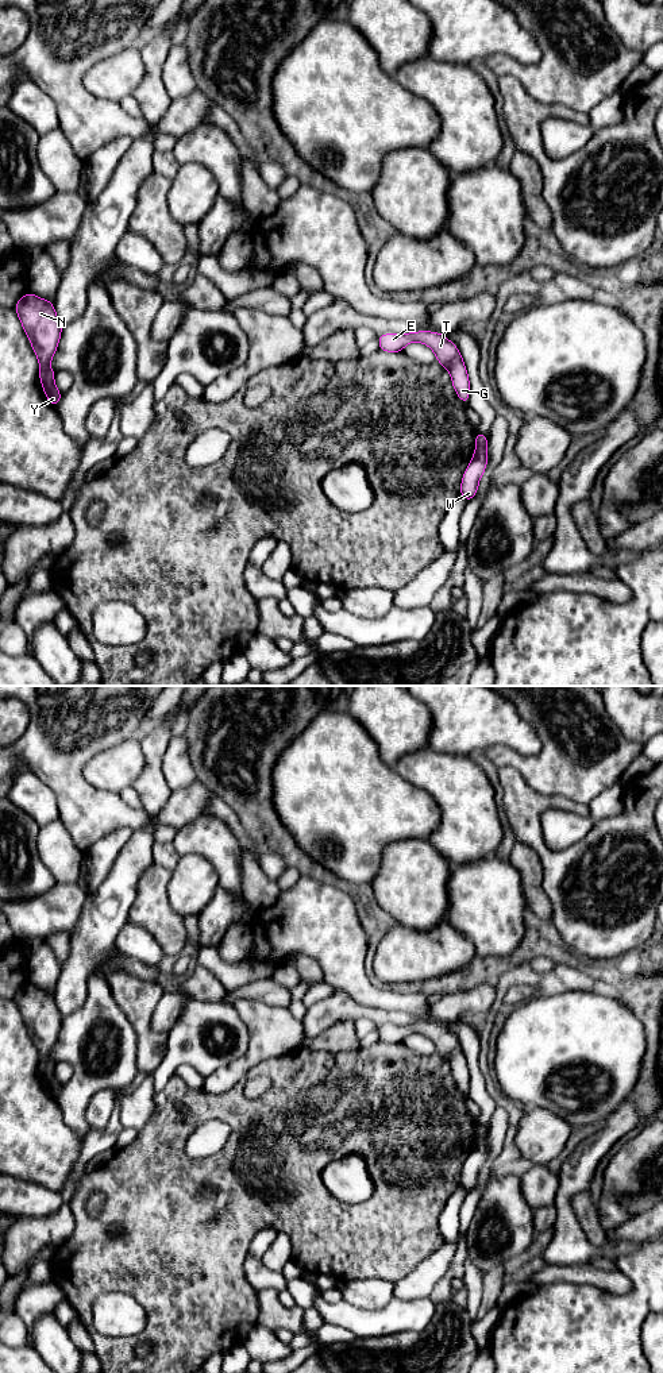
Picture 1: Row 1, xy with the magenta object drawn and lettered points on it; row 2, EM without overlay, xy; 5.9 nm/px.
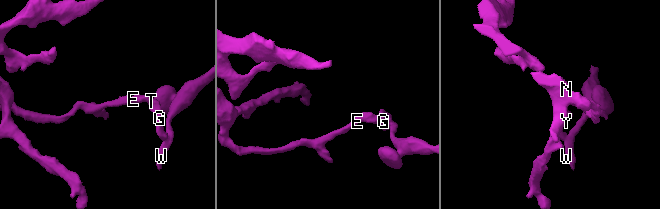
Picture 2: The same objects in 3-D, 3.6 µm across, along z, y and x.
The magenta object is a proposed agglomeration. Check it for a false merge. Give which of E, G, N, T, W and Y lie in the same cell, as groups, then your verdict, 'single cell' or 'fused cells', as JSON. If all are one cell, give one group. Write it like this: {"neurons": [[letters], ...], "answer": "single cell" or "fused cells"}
{"neurons": [["E", "G", "N", "T", "Y"], ["W"]], "answer": "fused cells"}

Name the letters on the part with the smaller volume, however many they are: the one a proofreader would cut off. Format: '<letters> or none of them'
W

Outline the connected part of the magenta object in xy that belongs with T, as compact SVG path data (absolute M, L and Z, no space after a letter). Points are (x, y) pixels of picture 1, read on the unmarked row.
M417 1022L409 1025L383 1025L378 1027L378 1037L385 1044L402 1044L409 1034L419 1033L428 1037L436 1052L451 1065L456 1087L469 1095L470 1071L458 1038L440 1023Z

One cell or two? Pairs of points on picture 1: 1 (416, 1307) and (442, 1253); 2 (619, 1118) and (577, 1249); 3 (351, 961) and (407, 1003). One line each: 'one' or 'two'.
1: two
2: one
3: one

